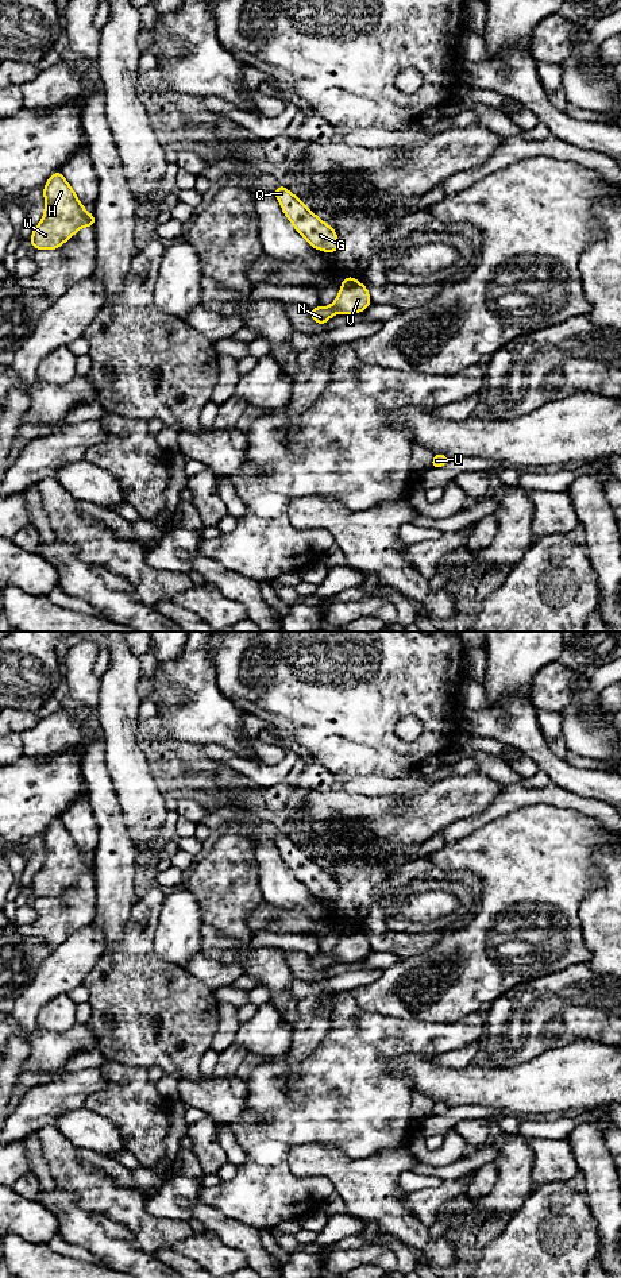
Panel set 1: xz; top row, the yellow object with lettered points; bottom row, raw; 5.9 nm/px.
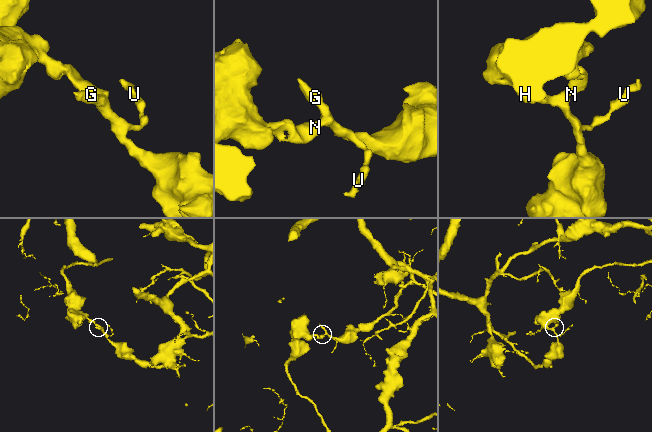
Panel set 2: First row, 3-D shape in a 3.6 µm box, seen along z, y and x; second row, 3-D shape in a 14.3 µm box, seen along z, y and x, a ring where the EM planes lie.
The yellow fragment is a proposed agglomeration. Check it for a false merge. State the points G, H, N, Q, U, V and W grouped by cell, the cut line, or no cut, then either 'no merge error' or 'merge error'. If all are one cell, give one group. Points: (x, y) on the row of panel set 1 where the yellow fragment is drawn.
G Q U / H N V W; cut in xz along (361, 284), (353, 288), (342, 288); merge error

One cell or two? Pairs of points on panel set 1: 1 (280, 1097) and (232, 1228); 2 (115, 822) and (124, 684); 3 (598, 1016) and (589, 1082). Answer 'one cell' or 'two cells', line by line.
1: two cells
2: two cells
3: two cells

